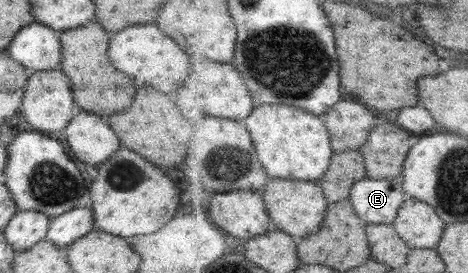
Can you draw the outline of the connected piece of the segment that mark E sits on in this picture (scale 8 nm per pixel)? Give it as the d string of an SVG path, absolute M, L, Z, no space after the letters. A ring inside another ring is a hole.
M369 177L362 179L352 185L350 200L354 205L355 211L359 217L363 218L369 224L393 224L399 215L399 208L408 200L413 199L404 191L403 184L397 183L395 179L371 179Z

